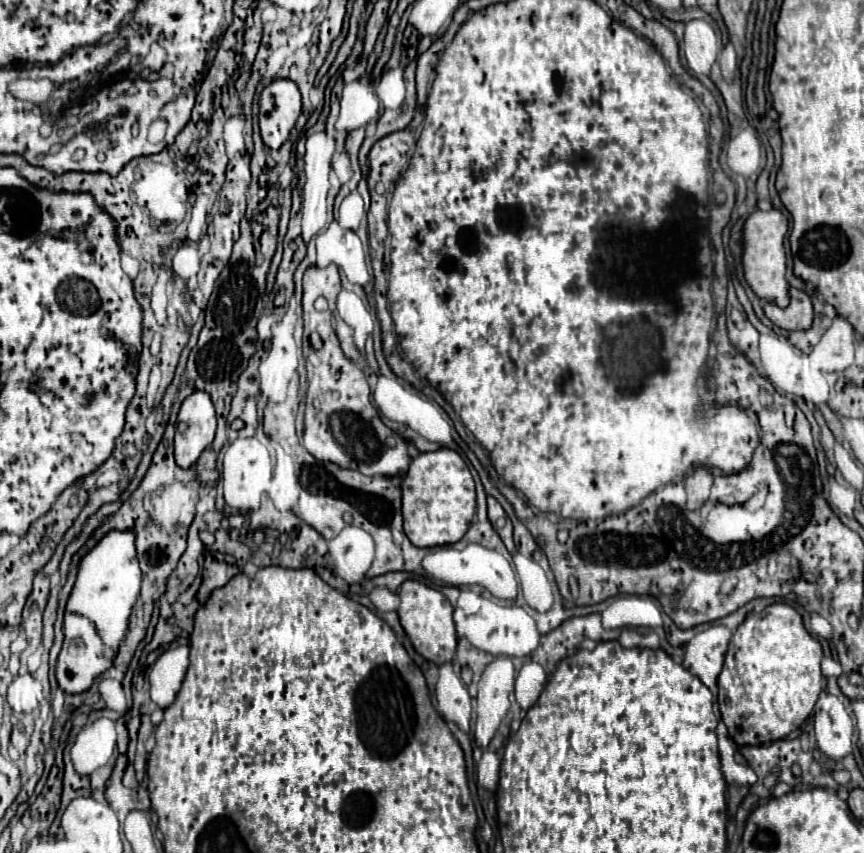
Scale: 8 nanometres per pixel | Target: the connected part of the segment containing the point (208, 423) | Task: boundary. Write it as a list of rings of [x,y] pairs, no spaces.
[[[193,391],[183,401],[177,421],[187,427],[175,427],[175,461],[187,469],[215,439],[217,419],[209,395],[205,391]]]

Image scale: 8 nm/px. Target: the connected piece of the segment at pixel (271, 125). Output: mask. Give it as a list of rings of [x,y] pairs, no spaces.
[[[275,79],[259,97],[259,129],[263,143],[279,149],[301,115],[301,93],[295,81]]]

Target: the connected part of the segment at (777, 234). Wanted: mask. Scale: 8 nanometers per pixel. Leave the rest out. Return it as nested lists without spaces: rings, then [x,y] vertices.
[[[757,209],[747,217],[743,225],[743,255],[741,255],[743,277],[759,299],[775,303],[779,307],[785,307],[789,303],[787,281],[785,281],[785,251],[783,251],[783,239],[787,235],[787,229],[789,223],[785,215],[777,209],[769,211]]]

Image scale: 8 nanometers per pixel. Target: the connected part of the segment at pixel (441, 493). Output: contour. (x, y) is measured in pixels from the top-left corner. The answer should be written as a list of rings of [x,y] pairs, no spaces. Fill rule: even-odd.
[[[441,447],[437,451],[419,453],[401,483],[403,491],[403,531],[415,547],[439,547],[457,543],[475,515],[475,485],[463,459]]]

